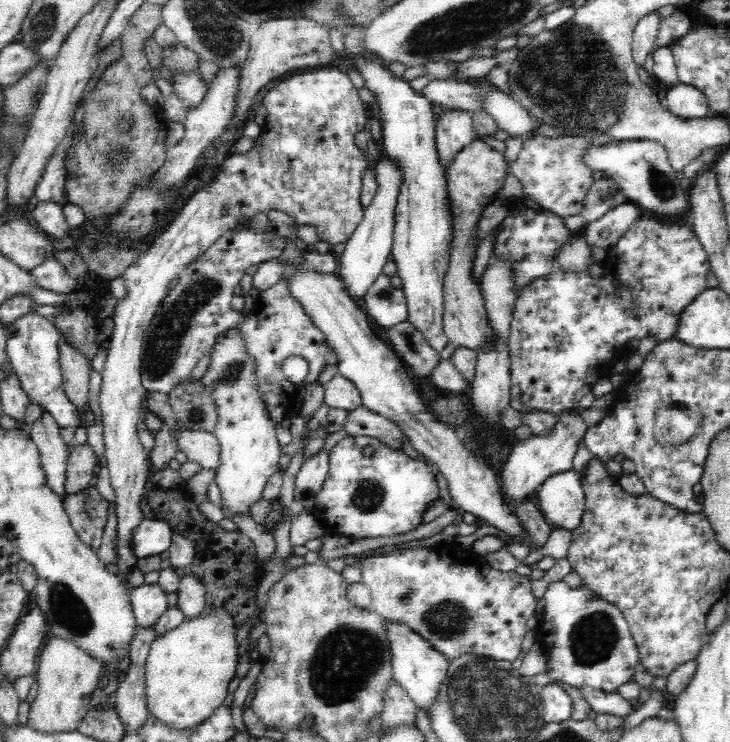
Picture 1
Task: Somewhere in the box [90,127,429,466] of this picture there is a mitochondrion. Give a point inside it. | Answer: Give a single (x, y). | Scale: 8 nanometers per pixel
(165, 346)

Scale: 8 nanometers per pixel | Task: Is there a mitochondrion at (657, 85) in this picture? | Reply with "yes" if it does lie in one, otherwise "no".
no

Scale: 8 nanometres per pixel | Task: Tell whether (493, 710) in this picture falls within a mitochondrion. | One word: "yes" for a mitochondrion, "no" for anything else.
yes

